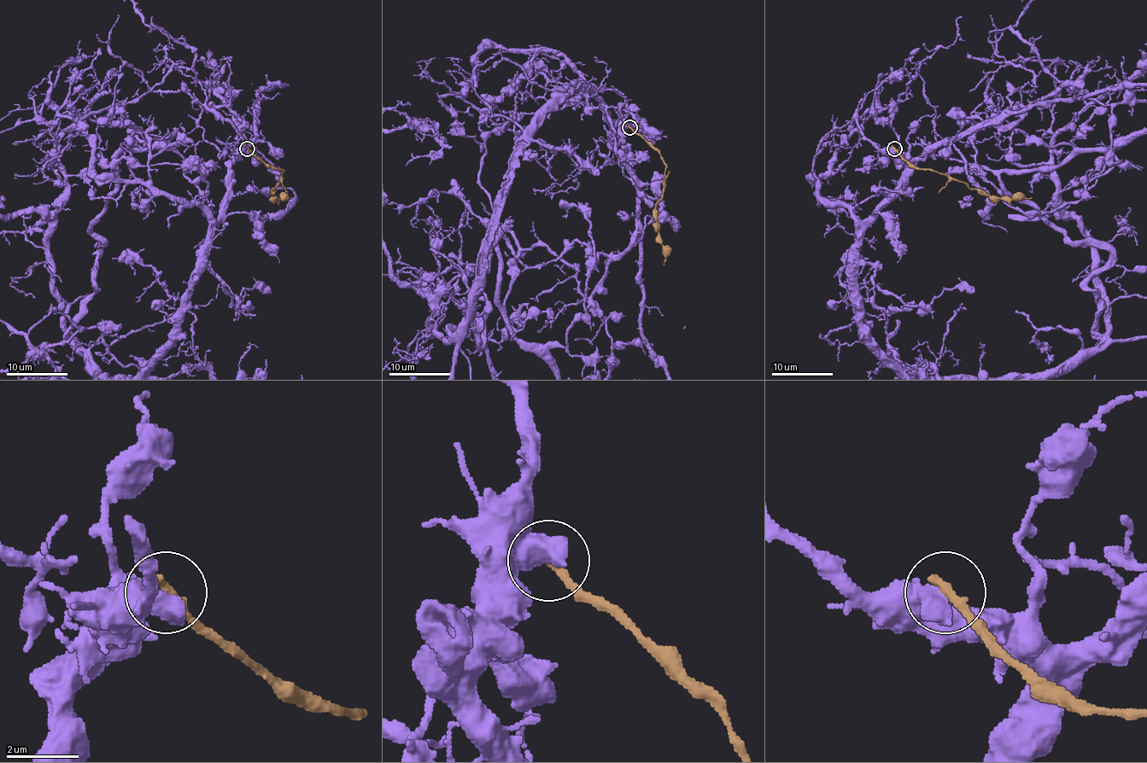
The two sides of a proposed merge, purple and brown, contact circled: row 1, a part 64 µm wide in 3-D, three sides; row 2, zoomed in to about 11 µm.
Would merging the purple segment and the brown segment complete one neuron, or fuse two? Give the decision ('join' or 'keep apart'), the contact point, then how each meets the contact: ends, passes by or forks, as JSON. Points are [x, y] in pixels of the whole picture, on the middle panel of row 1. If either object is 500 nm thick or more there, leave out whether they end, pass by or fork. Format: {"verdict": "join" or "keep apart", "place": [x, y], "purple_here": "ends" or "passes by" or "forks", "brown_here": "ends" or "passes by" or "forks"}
{"verdict": "keep apart", "place": [629, 127]}

